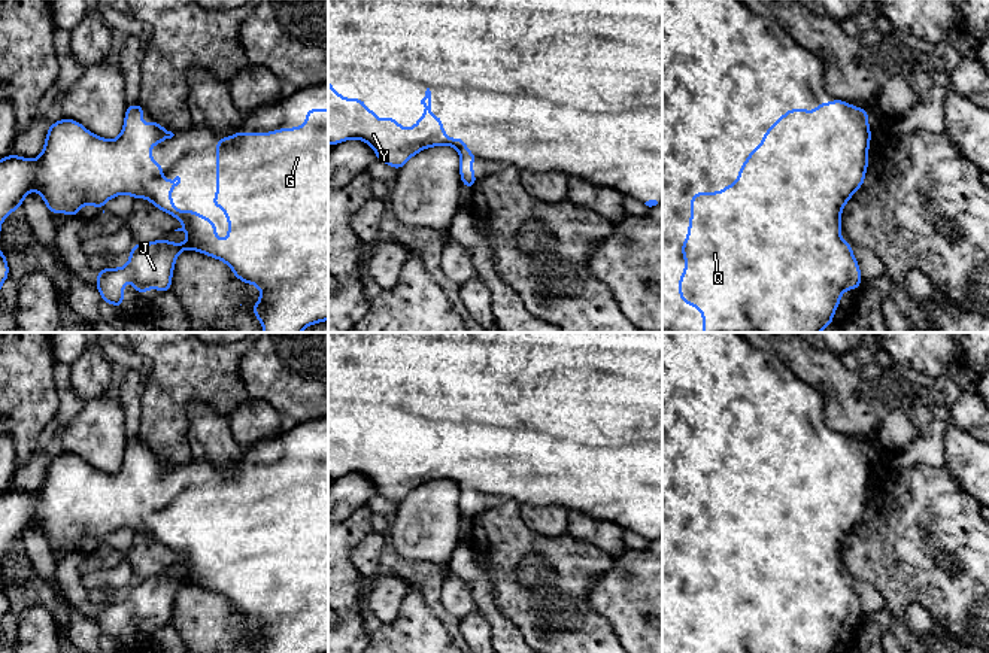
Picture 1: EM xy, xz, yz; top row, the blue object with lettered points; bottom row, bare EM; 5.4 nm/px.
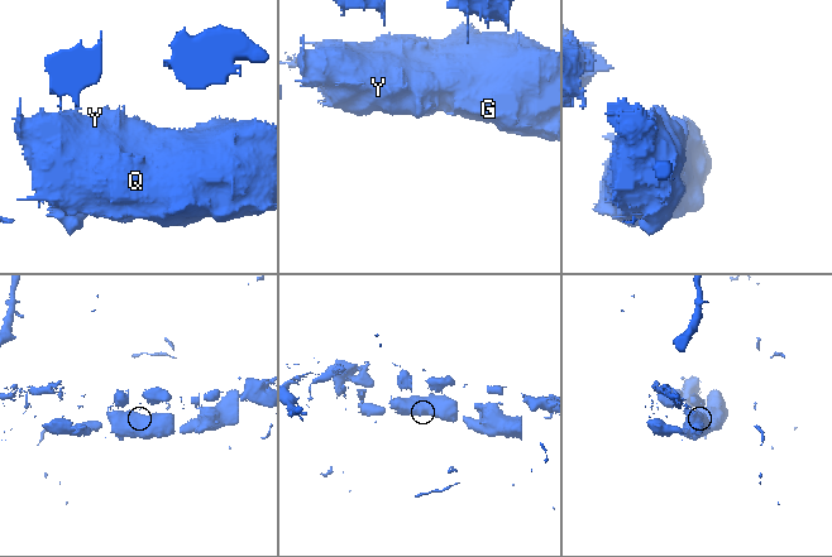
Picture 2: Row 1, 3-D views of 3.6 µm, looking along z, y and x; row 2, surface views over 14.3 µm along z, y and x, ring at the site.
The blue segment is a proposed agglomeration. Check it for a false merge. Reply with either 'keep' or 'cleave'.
keep

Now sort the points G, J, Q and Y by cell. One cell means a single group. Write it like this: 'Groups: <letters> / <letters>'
Groups: G J Q Y

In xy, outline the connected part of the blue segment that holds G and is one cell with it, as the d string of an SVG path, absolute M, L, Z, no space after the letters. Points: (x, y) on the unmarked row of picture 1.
M136 437L127 440L124 461L118 473L107 474L100 470L90 467L82 458L75 453L61 452L58 456L49 459L46 467L46 474L42 488L36 493L27 493L19 489L6 489L0 493L0 558L18 541L22 541L22 535L30 525L37 525L49 547L67 547L70 552L76 550L84 538L91 538L103 544L103 540L107 534L116 529L131 529L136 532L148 532L157 543L167 546L178 555L182 555L185 559L175 565L186 565L188 574L185 577L172 577L166 574L166 570L161 574L151 577L134 577L130 584L130 593L125 601L119 602L98 602L97 605L97 619L101 629L101 635L113 638L116 641L122 641L124 638L124 613L127 611L133 622L143 631L149 622L157 622L160 628L172 625L172 610L176 592L185 583L192 583L200 587L216 592L225 598L228 598L234 607L234 611L255 619L261 623L260 634L249 641L258 653L328 653L328 443L307 443L306 444L306 459L304 461L289 461L283 465L277 461L273 467L240 467L236 465L231 471L219 471L216 474L216 531L210 535L210 541L215 543L218 538L222 540L222 547L228 552L228 572L218 574L216 572L216 558L212 556L207 550L200 550L197 544L176 544L175 535L169 531L169 528L180 517L180 511L176 510L173 514L163 513L163 499L161 496L155 496L151 490L151 480L161 479L164 473L172 473L175 468L163 462L155 453L146 459L140 450L145 447L145 443Z

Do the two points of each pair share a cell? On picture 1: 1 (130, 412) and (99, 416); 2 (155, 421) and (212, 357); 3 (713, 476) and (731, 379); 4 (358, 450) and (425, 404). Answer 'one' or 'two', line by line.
1: two
2: one
3: one
4: one

